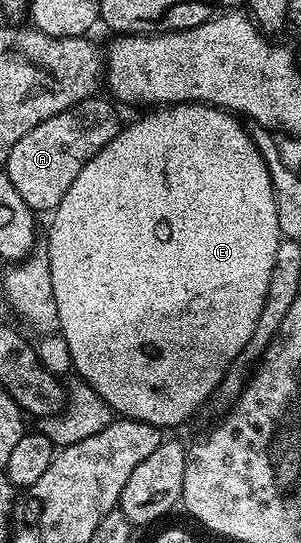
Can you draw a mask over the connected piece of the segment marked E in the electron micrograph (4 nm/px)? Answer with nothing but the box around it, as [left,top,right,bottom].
[45,101,281,431]

